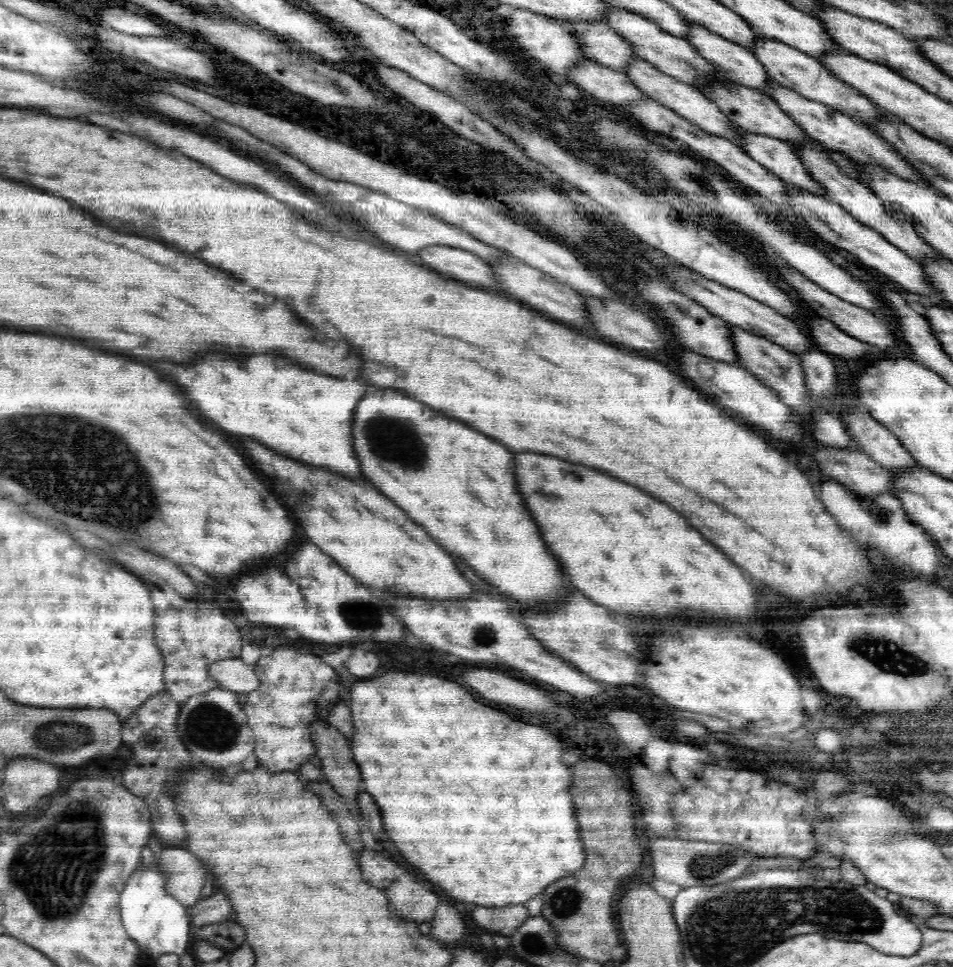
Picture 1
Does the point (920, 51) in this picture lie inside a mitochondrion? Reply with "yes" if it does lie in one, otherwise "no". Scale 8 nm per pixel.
no

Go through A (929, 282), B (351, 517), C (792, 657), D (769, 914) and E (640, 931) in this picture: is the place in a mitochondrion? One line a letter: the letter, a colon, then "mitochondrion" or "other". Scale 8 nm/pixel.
A: other
B: other
C: other
D: mitochondrion
E: other

